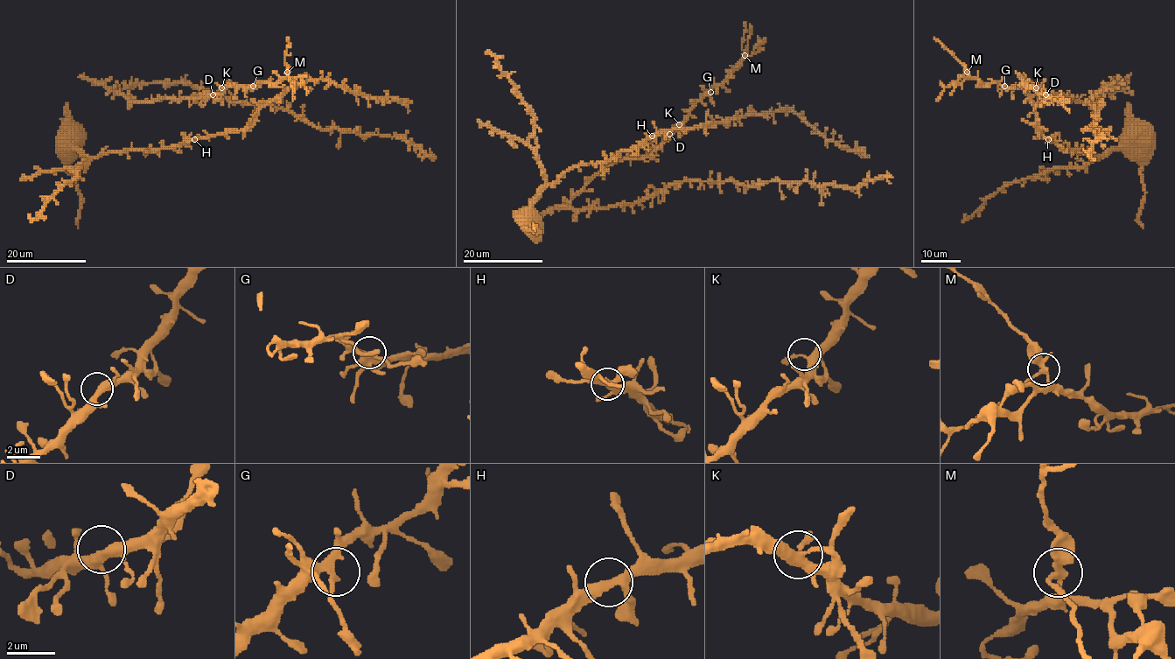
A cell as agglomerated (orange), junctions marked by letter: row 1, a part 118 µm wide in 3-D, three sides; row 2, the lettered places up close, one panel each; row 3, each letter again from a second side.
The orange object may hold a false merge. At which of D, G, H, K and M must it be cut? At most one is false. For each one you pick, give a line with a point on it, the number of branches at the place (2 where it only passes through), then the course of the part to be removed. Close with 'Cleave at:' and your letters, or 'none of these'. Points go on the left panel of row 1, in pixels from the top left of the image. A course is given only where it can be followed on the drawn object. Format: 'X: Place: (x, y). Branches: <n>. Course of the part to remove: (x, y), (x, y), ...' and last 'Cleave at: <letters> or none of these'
M: Place: (287, 72). Branches: 3. Course of the part to remove: (287, 73), (285, 53), (288, 38)
Cleave at: M

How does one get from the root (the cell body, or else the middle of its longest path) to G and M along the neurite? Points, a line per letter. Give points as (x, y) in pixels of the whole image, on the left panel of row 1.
G: (213, 95), (228, 86), (253, 86)
M: (213, 95), (228, 86), (251, 87), (256, 81), (277, 82), (287, 73)

